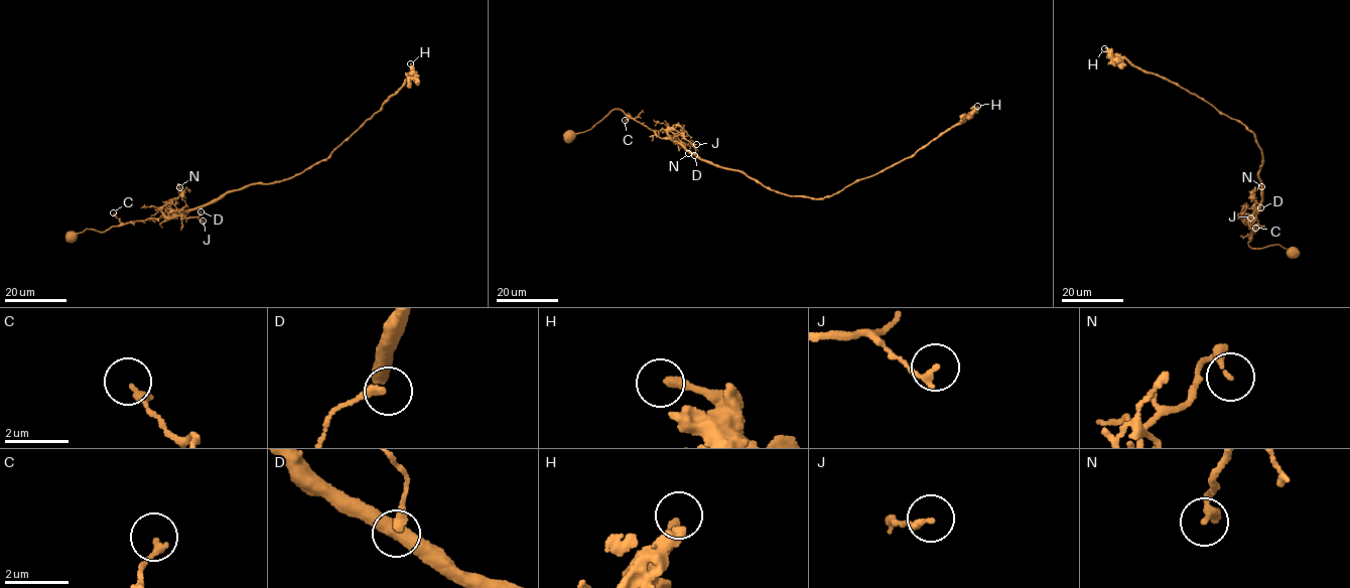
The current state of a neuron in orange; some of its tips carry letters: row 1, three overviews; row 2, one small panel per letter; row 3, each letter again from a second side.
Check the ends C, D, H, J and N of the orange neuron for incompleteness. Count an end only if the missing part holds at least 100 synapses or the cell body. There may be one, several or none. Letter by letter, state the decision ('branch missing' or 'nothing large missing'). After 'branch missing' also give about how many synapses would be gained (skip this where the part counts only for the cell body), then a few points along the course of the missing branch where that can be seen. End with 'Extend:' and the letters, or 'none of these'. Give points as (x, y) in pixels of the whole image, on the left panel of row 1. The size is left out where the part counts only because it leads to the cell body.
C: nothing large missing
D: nothing large missing
H: nothing large missing
J: nothing large missing
N: nothing large missing
Extend: none of these

